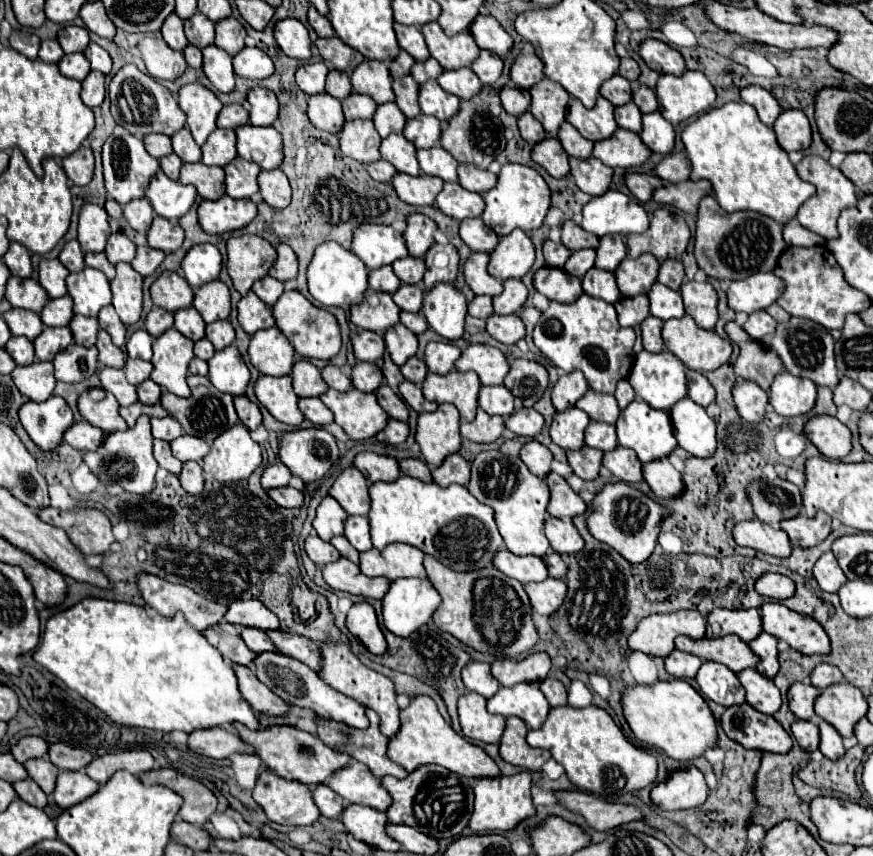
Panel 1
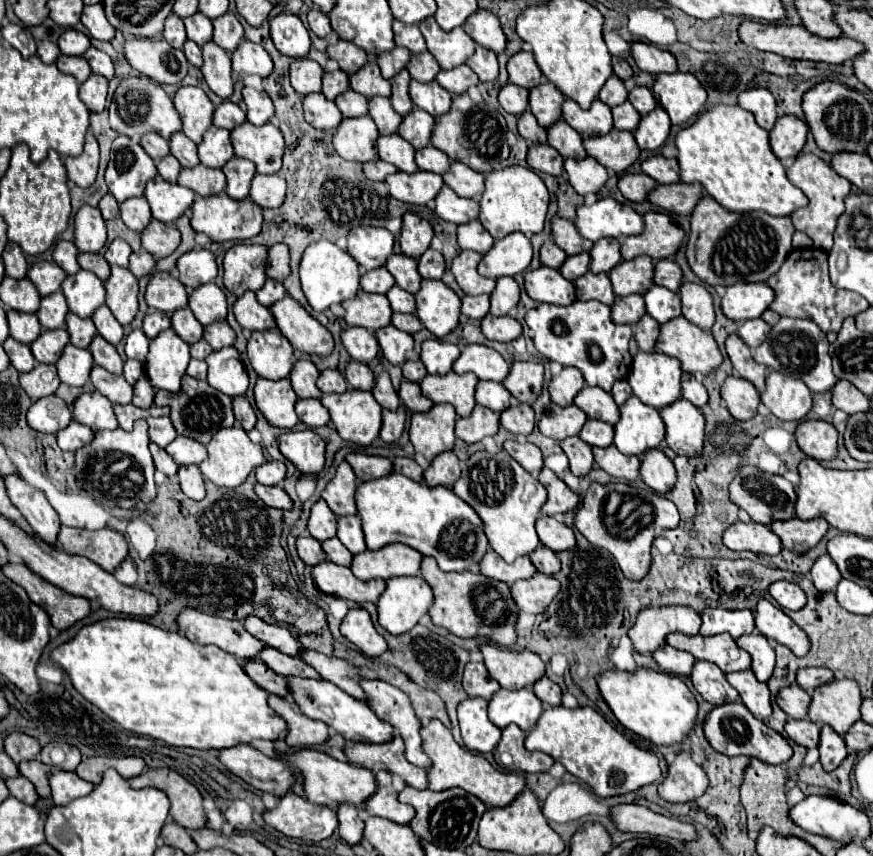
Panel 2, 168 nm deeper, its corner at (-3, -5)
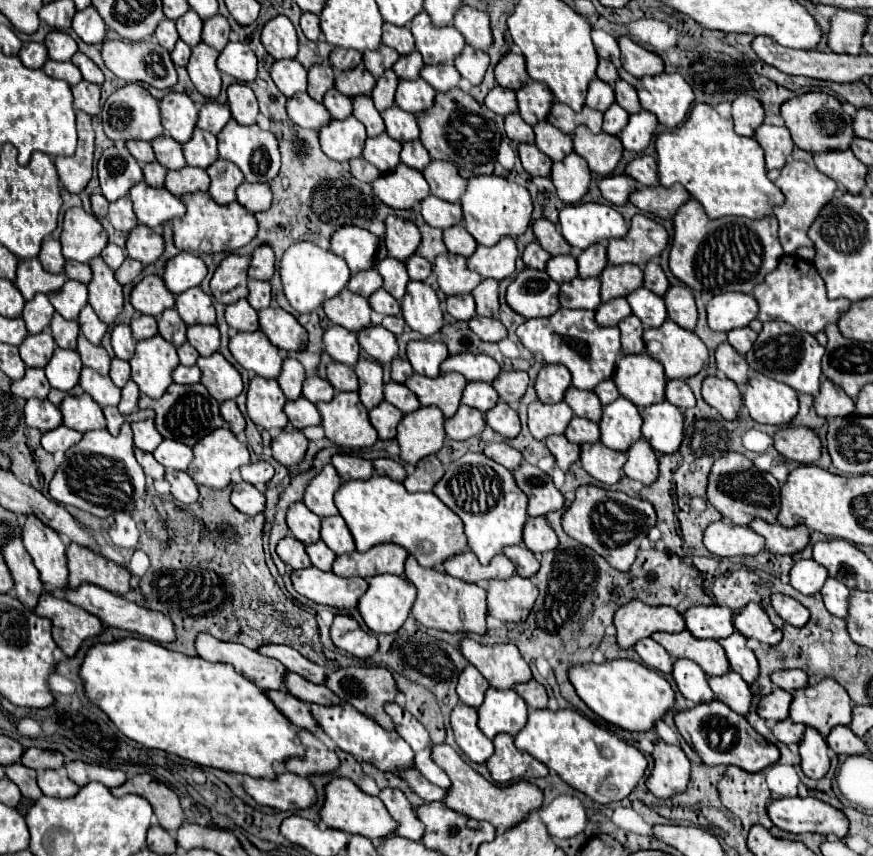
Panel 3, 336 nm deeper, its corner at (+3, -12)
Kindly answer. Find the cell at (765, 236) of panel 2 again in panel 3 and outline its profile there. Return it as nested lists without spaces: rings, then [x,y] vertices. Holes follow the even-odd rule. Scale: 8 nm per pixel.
[[[691,198],[687,200],[679,210],[677,214],[673,216],[673,228],[675,228],[675,234],[673,234],[673,244],[671,244],[671,252],[669,252],[669,268],[673,272],[675,278],[679,278],[685,286],[689,286],[691,290],[699,290],[699,292],[711,292],[711,294],[725,294],[725,292],[751,292],[771,270],[777,268],[779,264],[779,258],[783,256],[783,248],[779,244],[779,238],[777,238],[777,218],[775,216],[765,216],[761,220],[751,220],[751,218],[737,218],[737,216],[725,216],[725,218],[717,218],[717,220],[711,220],[705,212],[703,212],[703,206]]]

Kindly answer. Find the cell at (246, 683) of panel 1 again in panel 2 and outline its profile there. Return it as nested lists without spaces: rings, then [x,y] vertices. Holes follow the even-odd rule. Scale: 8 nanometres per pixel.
[[[269,693],[269,707],[279,713],[287,723],[287,735],[285,743],[293,749],[299,747],[313,747],[323,743],[329,737],[329,727],[323,721],[313,721],[305,717],[299,707],[289,699],[283,699],[279,695]]]

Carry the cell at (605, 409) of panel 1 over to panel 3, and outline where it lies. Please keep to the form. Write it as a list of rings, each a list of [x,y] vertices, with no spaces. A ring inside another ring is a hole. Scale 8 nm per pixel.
[[[569,386],[569,390],[565,392],[565,402],[569,404],[569,408],[573,410],[575,416],[583,416],[589,418],[593,422],[601,420],[601,402],[595,396],[595,392],[589,390],[577,390],[575,386]]]

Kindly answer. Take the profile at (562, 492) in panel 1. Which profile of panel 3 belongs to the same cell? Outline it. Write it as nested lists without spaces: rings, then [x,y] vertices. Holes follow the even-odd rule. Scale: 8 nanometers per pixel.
[[[523,462],[521,466],[517,466],[517,470],[513,470],[513,478],[521,492],[529,498],[527,506],[529,516],[545,516],[549,512],[563,508],[565,504],[563,494],[555,488],[551,476],[539,470],[537,466]]]

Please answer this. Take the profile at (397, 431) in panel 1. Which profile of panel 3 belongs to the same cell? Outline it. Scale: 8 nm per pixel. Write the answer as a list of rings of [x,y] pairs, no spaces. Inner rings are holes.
[[[385,400],[381,404],[377,404],[373,410],[369,410],[369,420],[371,420],[373,428],[379,432],[381,440],[395,438],[397,424],[401,422],[401,418],[403,418],[401,410],[397,410],[393,404],[389,404]]]

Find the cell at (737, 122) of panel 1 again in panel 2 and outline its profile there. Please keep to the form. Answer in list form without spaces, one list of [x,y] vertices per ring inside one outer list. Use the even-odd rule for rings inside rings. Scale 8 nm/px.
[[[739,105],[735,107],[713,107],[697,117],[697,121],[677,133],[675,145],[679,149],[677,161],[681,167],[681,181],[693,183],[699,181],[705,191],[723,207],[729,211],[765,211],[775,217],[787,217],[793,211],[807,207],[809,199],[799,191],[787,177],[785,167],[775,157],[775,153],[769,147],[769,133],[755,123],[755,115],[749,111],[743,111]]]

